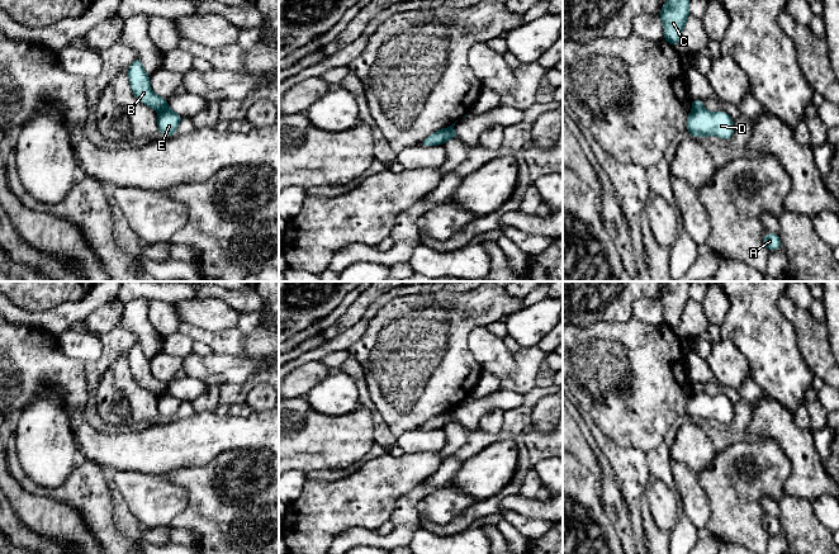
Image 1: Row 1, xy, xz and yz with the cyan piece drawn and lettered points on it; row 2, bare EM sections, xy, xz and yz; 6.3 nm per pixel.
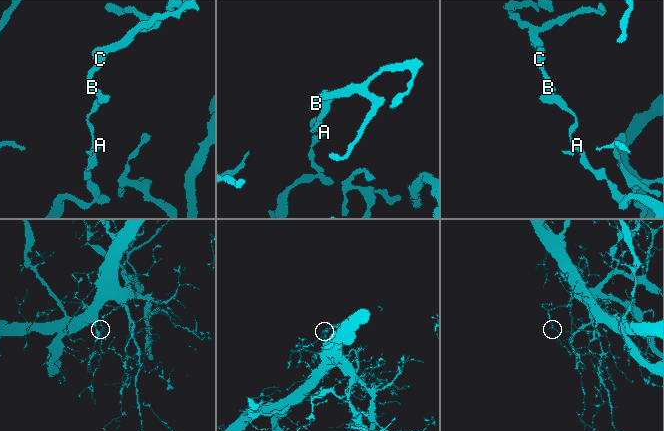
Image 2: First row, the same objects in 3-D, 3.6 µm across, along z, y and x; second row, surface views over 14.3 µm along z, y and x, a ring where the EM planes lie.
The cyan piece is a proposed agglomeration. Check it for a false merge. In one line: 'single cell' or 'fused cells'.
fused cells

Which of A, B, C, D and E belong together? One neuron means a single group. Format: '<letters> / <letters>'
A D E / B C

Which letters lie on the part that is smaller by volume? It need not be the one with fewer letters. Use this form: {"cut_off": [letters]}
{"cut_off": ["B", "C"]}

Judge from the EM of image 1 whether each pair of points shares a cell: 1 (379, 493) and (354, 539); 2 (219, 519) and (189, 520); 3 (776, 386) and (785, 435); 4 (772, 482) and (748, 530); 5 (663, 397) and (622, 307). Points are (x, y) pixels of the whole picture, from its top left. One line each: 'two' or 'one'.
1: two
2: one
3: two
4: one
5: two

